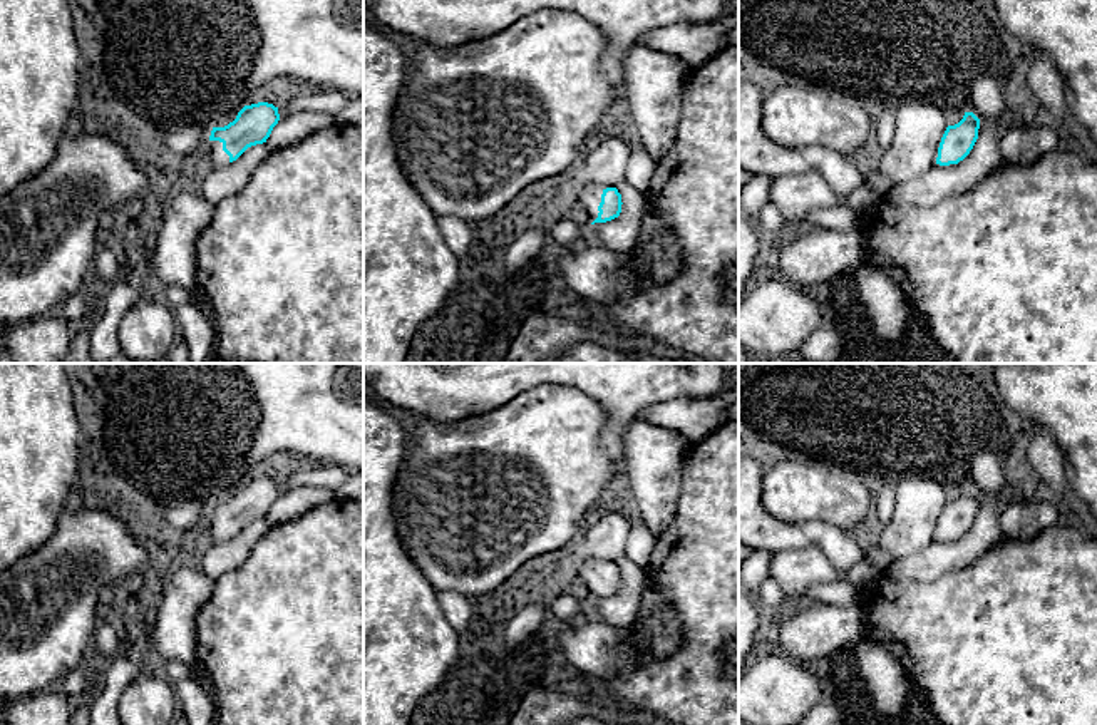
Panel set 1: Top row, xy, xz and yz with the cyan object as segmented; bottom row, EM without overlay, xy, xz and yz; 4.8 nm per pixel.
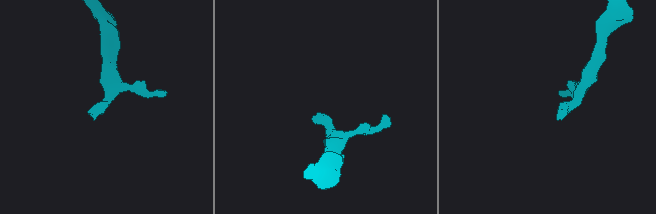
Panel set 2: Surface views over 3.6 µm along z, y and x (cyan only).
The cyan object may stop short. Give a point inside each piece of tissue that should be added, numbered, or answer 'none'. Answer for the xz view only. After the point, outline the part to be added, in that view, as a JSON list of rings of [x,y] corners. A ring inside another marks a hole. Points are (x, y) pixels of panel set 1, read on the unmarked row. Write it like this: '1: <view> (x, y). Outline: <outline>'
1: xz (592, 570). Outline: [[[586,561],[581,568],[581,588],[588,598],[593,598],[598,593],[601,569],[603,564],[598,561]]]

